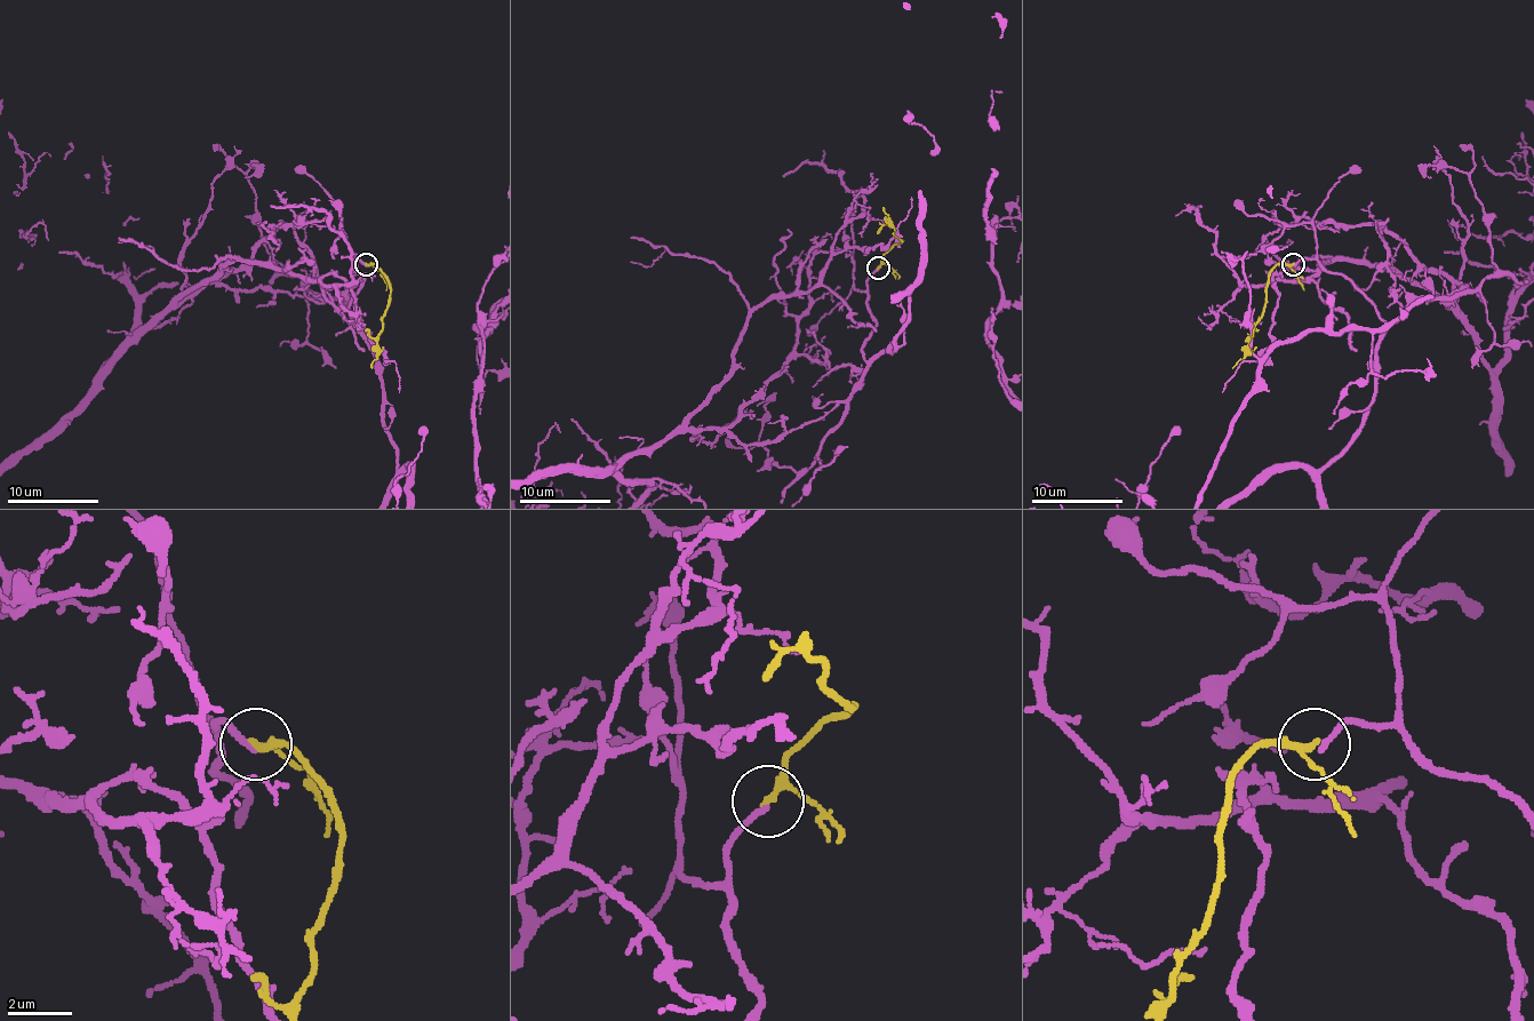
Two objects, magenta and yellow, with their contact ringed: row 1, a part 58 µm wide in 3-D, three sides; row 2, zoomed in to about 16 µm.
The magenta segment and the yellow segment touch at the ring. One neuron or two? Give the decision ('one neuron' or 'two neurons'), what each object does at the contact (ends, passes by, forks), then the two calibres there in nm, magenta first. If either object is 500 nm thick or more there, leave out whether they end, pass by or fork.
two neurons; magenta ends; yellow passes by; calibres 180 and 190 nm

